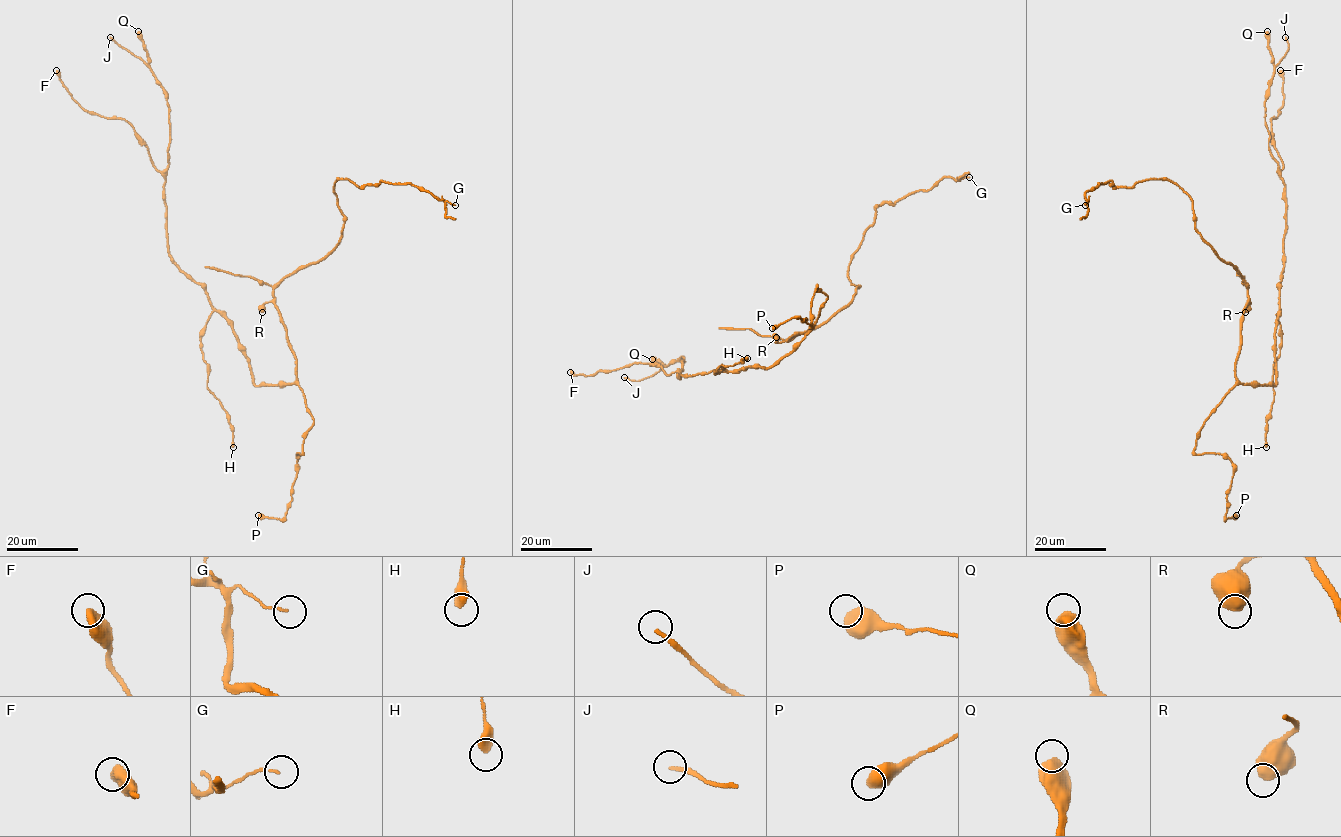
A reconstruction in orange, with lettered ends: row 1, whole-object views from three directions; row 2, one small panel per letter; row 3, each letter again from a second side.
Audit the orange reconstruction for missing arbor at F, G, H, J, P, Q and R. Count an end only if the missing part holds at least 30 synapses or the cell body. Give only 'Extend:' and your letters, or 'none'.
Extend: none

